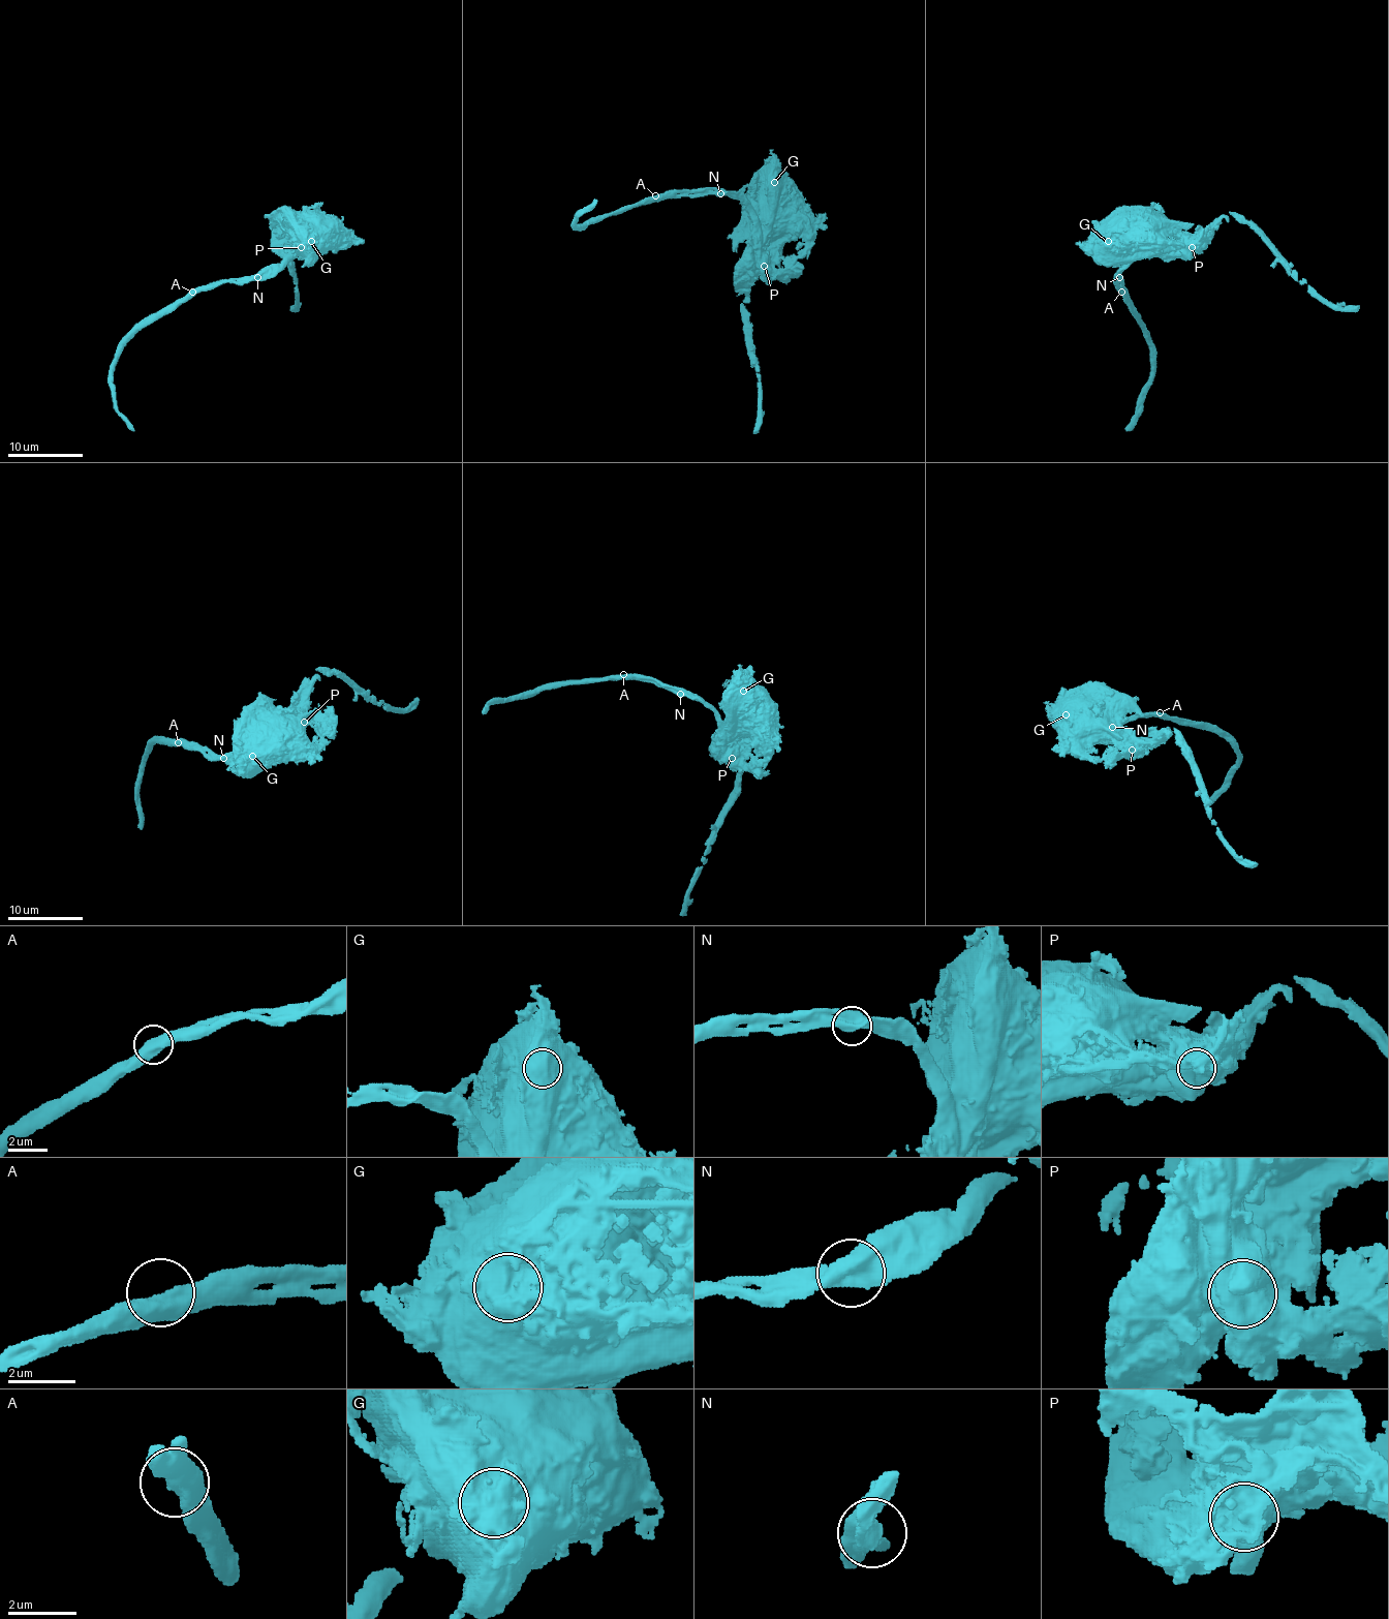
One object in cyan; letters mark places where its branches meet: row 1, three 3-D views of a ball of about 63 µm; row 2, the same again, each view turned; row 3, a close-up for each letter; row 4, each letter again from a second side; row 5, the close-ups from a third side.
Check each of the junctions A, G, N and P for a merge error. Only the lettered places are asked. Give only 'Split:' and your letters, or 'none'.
Split: P

